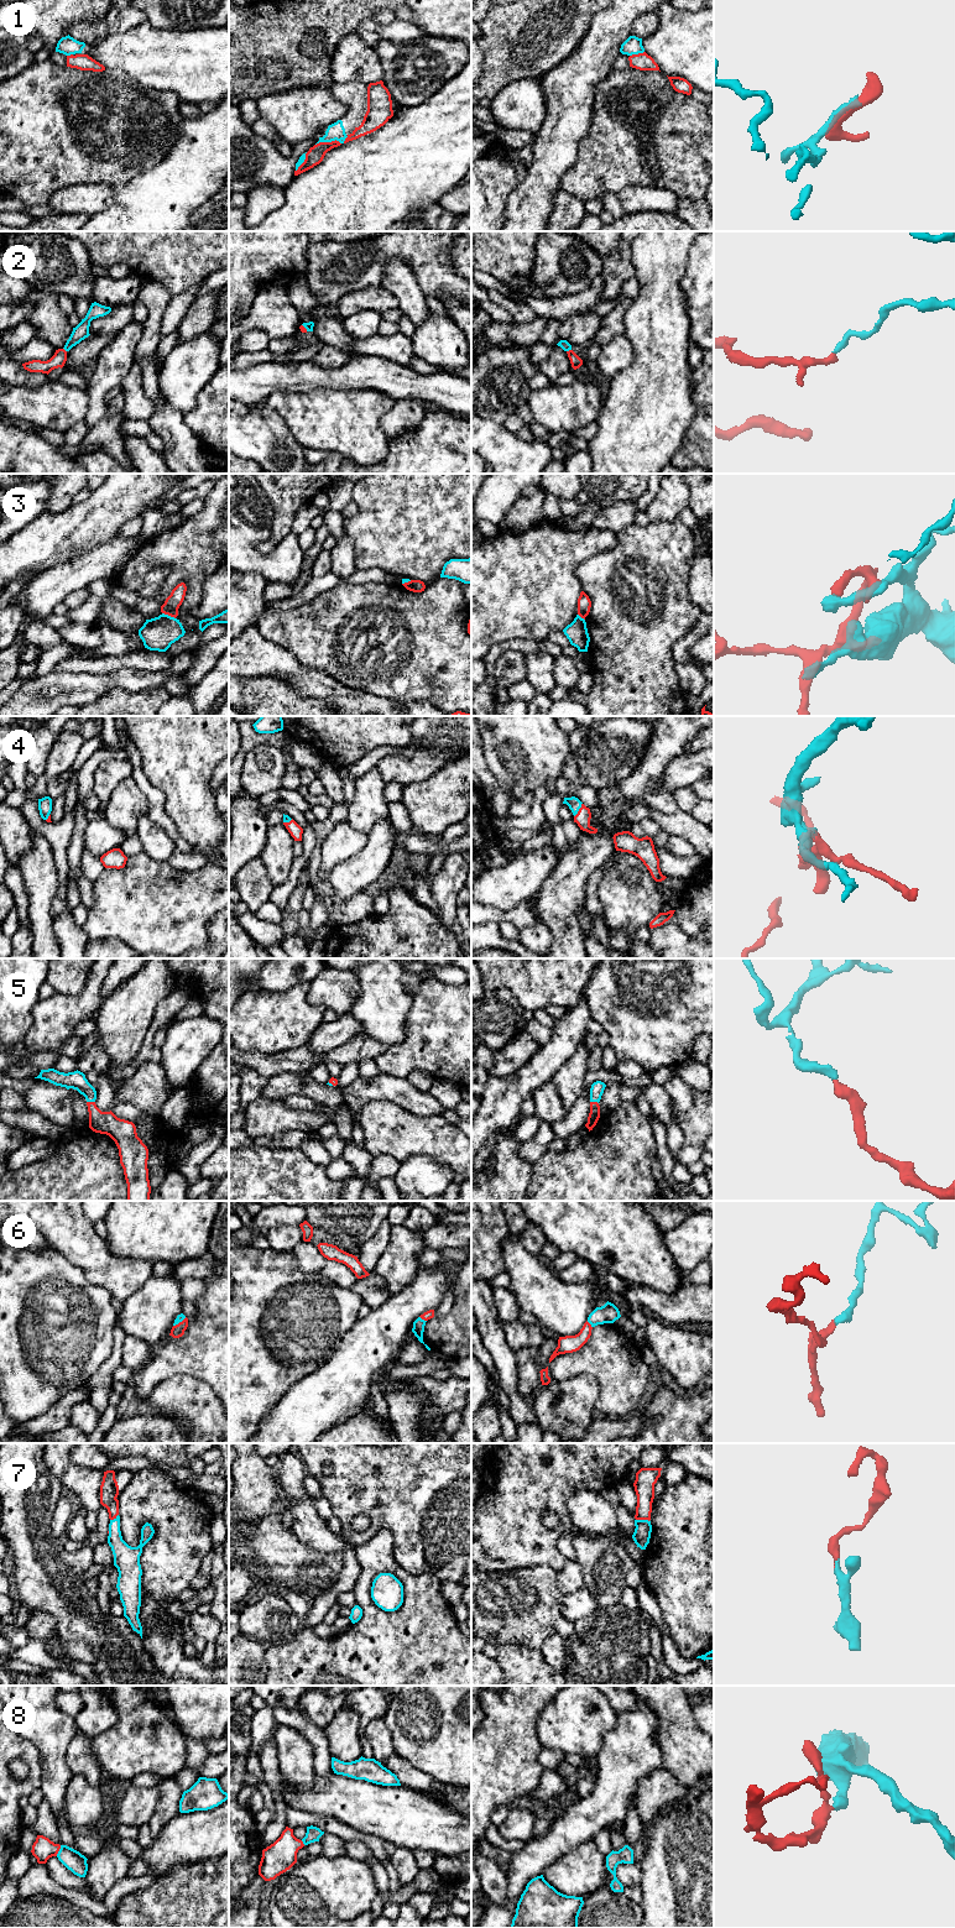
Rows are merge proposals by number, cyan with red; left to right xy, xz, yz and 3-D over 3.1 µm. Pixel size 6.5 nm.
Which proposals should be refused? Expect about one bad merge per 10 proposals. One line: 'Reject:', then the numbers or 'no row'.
Reject: 3

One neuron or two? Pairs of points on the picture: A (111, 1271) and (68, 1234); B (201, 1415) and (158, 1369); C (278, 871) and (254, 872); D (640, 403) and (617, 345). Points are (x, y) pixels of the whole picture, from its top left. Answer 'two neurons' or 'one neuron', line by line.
A: one neuron
B: two neurons
C: two neurons
D: two neurons

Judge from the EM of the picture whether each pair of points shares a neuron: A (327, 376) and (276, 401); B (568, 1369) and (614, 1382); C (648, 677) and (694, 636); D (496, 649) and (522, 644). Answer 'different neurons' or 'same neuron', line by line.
A: different neurons
B: same neuron
C: different neurons
D: same neuron

